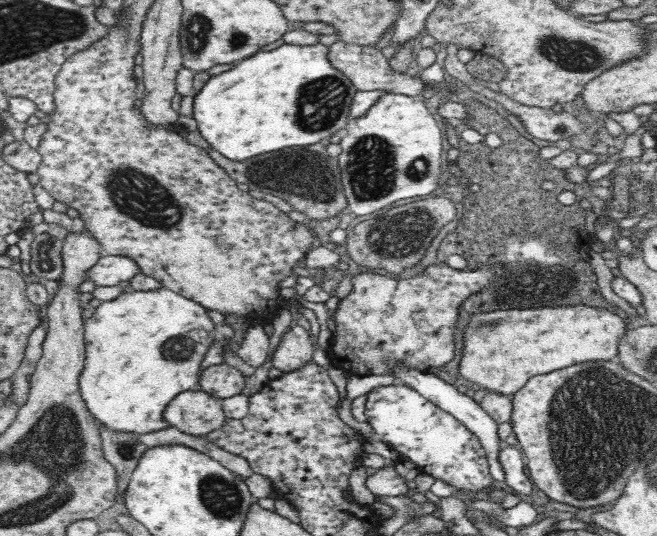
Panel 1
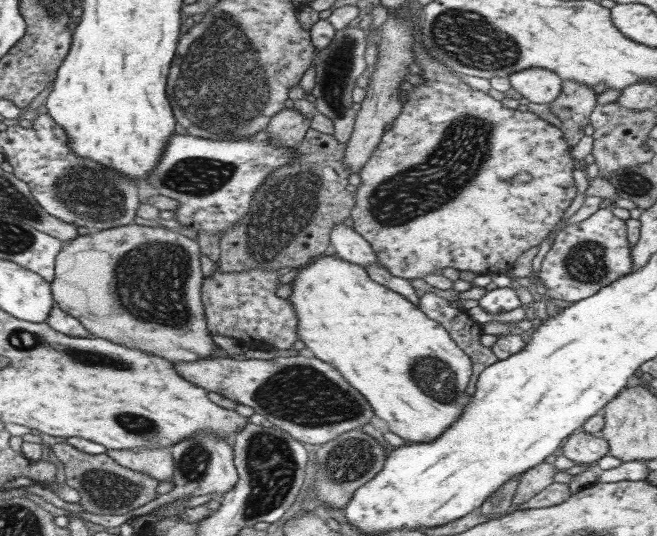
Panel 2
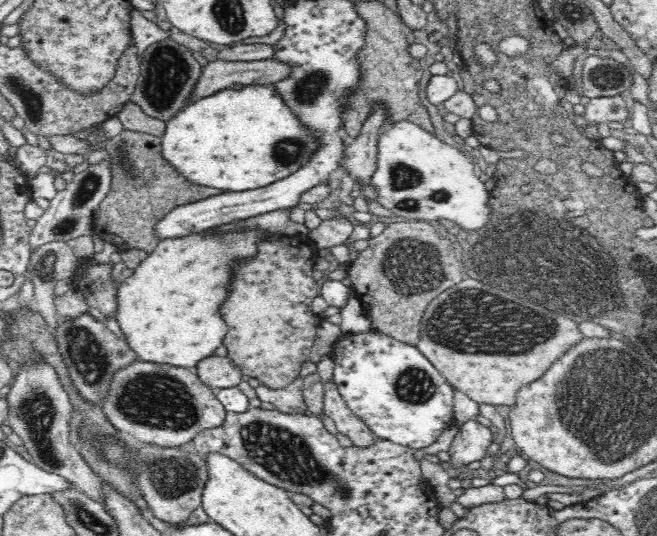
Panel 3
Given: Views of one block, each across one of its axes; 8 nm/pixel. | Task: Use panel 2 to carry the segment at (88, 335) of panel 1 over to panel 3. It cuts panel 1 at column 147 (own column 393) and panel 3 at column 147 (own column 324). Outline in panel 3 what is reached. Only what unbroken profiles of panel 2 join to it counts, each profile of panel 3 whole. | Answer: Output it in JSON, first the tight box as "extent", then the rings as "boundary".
{"extent":[116,228,272,370],"boundary":[[[212,228],[203,232],[190,232],[182,238],[160,241],[147,258],[138,264],[134,273],[123,279],[117,288],[116,322],[120,325],[125,342],[136,352],[136,359],[195,370],[200,360],[209,358],[216,349],[222,347],[228,326],[218,310],[228,296],[226,286],[232,276],[232,266],[236,266],[238,260],[253,257],[257,253],[257,244],[272,234],[269,230],[255,228],[215,234]]]}

